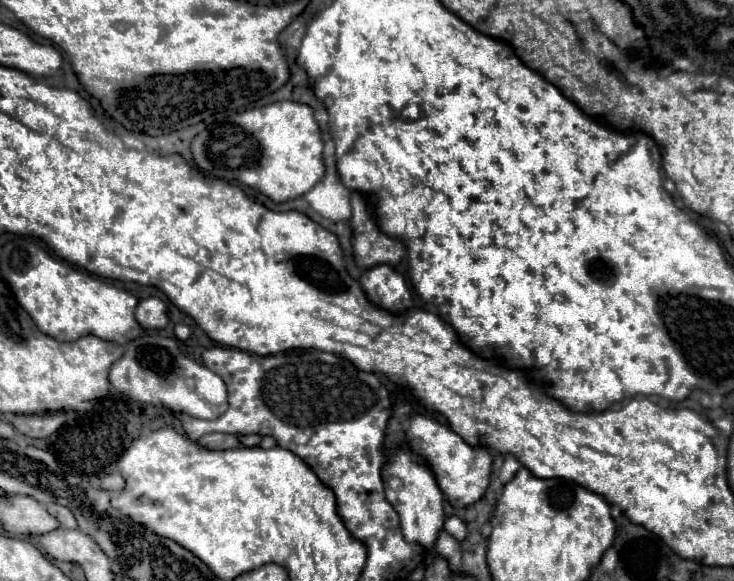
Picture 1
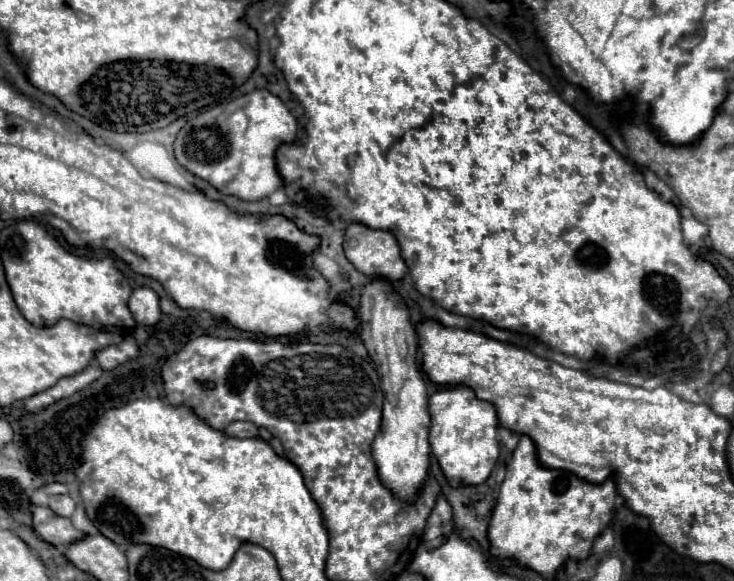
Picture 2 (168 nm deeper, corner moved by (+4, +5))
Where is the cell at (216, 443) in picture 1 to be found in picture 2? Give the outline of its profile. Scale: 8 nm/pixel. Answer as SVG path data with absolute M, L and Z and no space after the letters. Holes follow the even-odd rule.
M233 421L229 427L225 427L223 431L227 437L257 437L257 427L249 421Z

